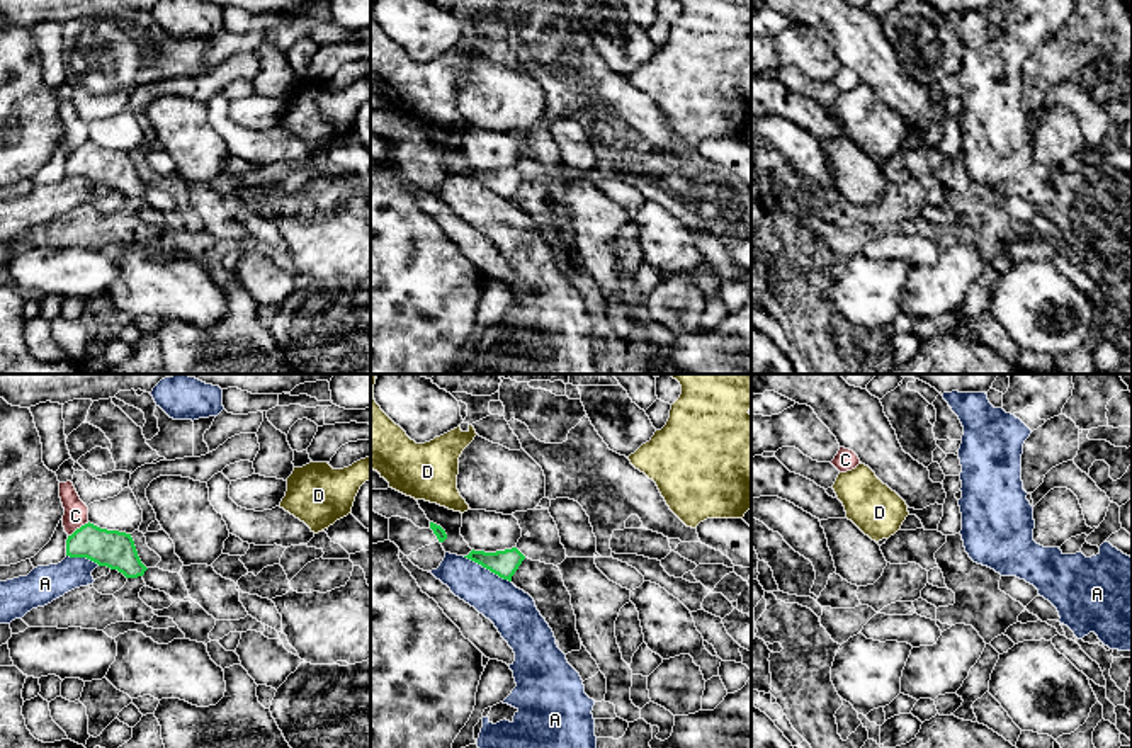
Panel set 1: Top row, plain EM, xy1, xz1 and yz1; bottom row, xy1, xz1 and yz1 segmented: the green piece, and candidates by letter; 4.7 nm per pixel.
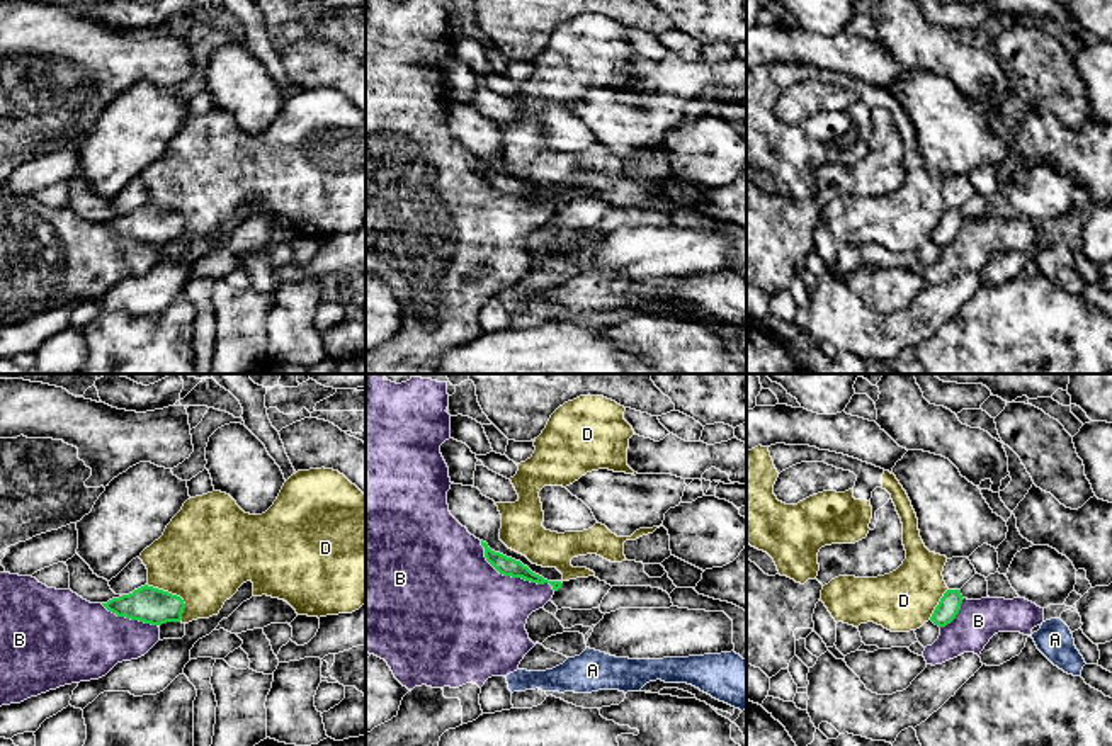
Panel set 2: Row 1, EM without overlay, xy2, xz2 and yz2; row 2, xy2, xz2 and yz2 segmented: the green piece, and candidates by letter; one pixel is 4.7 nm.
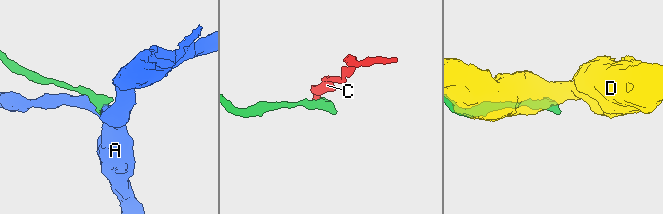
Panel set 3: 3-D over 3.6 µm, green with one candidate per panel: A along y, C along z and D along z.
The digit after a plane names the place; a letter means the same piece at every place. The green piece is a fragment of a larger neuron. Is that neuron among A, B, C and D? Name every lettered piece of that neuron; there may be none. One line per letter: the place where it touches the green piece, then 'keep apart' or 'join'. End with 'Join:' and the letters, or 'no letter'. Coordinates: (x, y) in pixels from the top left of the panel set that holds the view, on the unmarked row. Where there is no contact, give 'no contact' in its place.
A: xz1 (486, 187) | keep apart
B: xz2 (512, 196) | keep apart
C: xy1 (80, 147) | keep apart
D: xy2 (175, 214) | keep apart
Join: no letter

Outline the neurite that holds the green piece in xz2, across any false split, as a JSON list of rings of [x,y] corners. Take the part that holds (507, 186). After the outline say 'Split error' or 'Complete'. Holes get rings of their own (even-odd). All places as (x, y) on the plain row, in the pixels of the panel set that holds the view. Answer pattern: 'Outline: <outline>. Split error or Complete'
Outline: [[[481,160],[481,165],[485,167],[485,177],[486,180],[503,195],[512,197],[522,197],[530,202],[544,204],[549,202],[554,211],[561,207],[561,201],[547,201],[542,195],[532,192],[527,185],[524,185],[520,180],[515,180],[512,177],[507,177],[500,172],[495,172],[488,167],[486,161]]]. Complete

